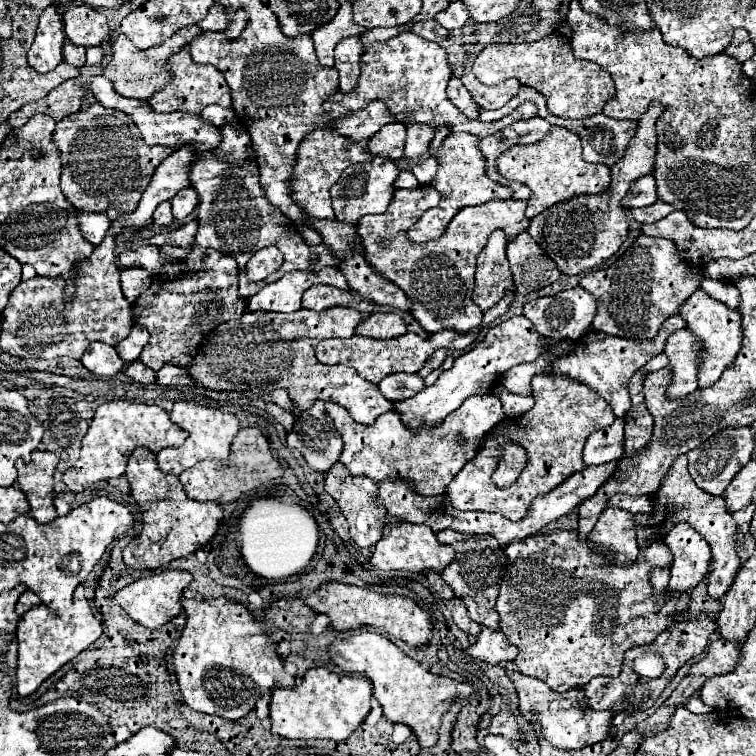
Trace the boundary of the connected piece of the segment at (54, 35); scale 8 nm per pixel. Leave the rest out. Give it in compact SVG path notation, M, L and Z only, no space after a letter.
M50 6L44 10L44 16L40 16L36 40L28 50L28 64L40 74L54 70L62 62L64 40L66 36L64 36L62 18L56 12L56 8Z

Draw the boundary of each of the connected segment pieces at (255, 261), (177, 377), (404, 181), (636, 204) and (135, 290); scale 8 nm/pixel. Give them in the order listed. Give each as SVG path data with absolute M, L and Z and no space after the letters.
M268 246L264 250L258 250L250 258L250 262L246 266L246 276L252 282L260 282L266 276L270 276L272 272L276 272L280 266L282 266L282 254L274 246Z
M164 364L160 372L156 372L156 382L160 380L162 386L192 386L194 380L184 368L176 368L172 364Z
M404 170L398 174L396 182L394 182L394 188L406 188L406 190L414 190L418 188L418 180L412 176L410 170Z
M648 174L648 176L642 176L638 180L632 182L626 198L620 202L624 208L632 210L632 208L644 208L644 206L650 206L658 200L656 196L656 184L654 184L654 176Z
M144 268L122 270L122 292L128 302L134 302L142 292L146 292L150 282L152 282L152 276Z

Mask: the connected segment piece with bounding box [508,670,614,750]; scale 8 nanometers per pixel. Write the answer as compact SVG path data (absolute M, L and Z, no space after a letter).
M508 670L510 680L516 684L520 696L520 712L530 720L538 720L544 736L552 746L562 750L578 750L588 744L596 744L606 740L612 726L612 712L592 712L584 704L582 688L572 688L572 692L552 692L548 684L536 678L528 678L516 670Z

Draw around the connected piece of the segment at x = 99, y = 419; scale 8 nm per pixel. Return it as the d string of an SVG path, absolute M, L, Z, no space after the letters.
M112 400L100 404L100 408L94 414L94 420L88 428L88 434L82 440L82 452L80 460L76 462L74 468L70 468L64 474L64 484L70 492L82 492L94 482L100 480L110 480L110 478L120 478L124 474L126 462L130 454L144 446L150 452L158 454L162 448L172 448L184 444L188 438L188 432L184 432L180 426L172 424L170 416L166 410L158 406L148 406L148 404L138 404L138 402L128 402L128 400Z

